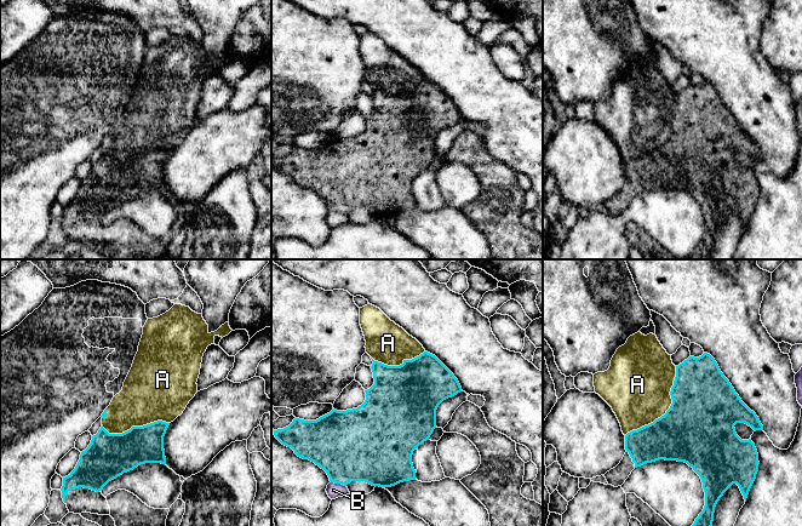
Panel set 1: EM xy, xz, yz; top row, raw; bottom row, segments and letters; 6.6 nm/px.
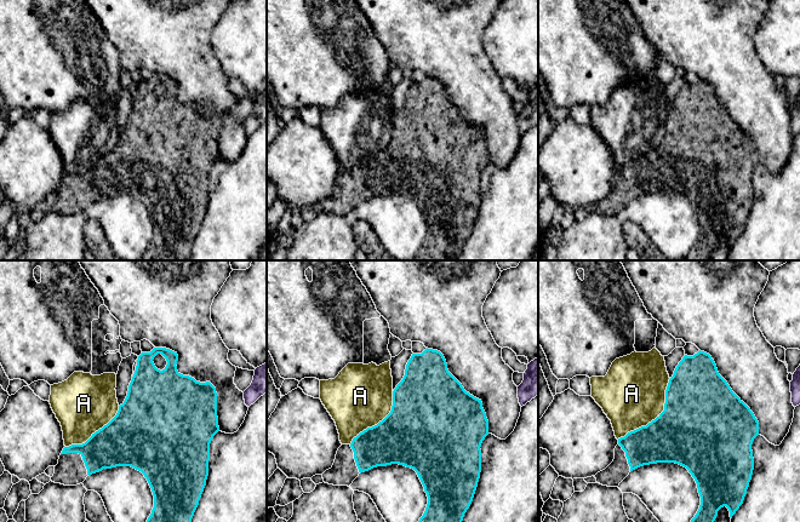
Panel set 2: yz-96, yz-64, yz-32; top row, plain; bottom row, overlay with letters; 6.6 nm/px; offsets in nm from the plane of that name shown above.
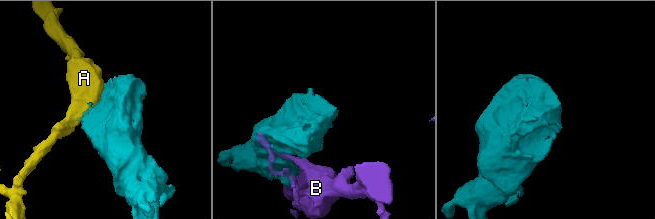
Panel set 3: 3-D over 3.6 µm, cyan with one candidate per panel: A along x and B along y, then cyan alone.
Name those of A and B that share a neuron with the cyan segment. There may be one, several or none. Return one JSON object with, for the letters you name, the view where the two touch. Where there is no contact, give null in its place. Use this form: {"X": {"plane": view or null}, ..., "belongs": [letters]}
{"belongs": []}

